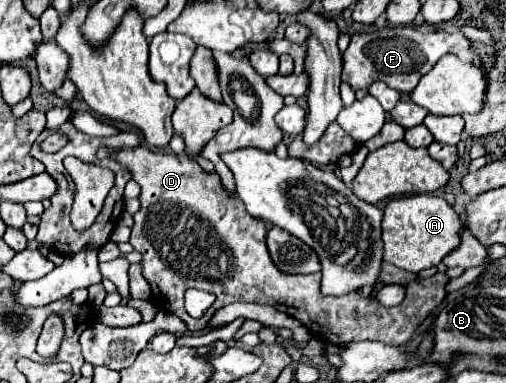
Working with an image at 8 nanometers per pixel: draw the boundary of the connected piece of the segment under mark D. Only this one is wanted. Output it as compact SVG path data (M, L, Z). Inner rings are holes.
M103 147L97 151L97 157L111 157L123 163L123 167L131 171L131 179L139 183L141 209L133 215L135 225L129 243L143 255L143 275L151 283L153 291L151 301L157 309L175 313L191 331L203 329L211 315L227 303L255 301L285 311L311 331L319 331L321 339L335 345L351 341L401 345L411 339L415 327L421 323L421 315L427 315L427 307L437 307L445 299L443 287L449 281L445 273L435 273L429 279L417 279L415 275L409 275L389 263L383 263L381 267L381 281L407 285L407 295L401 305L385 309L375 301L375 297L365 299L361 293L325 297L319 291L319 273L287 275L273 265L265 247L265 223L247 215L239 197L231 197L223 191L219 175L205 173L185 155L161 153L147 147ZM189 287L217 297L199 319L193 319L183 305L185 291Z

